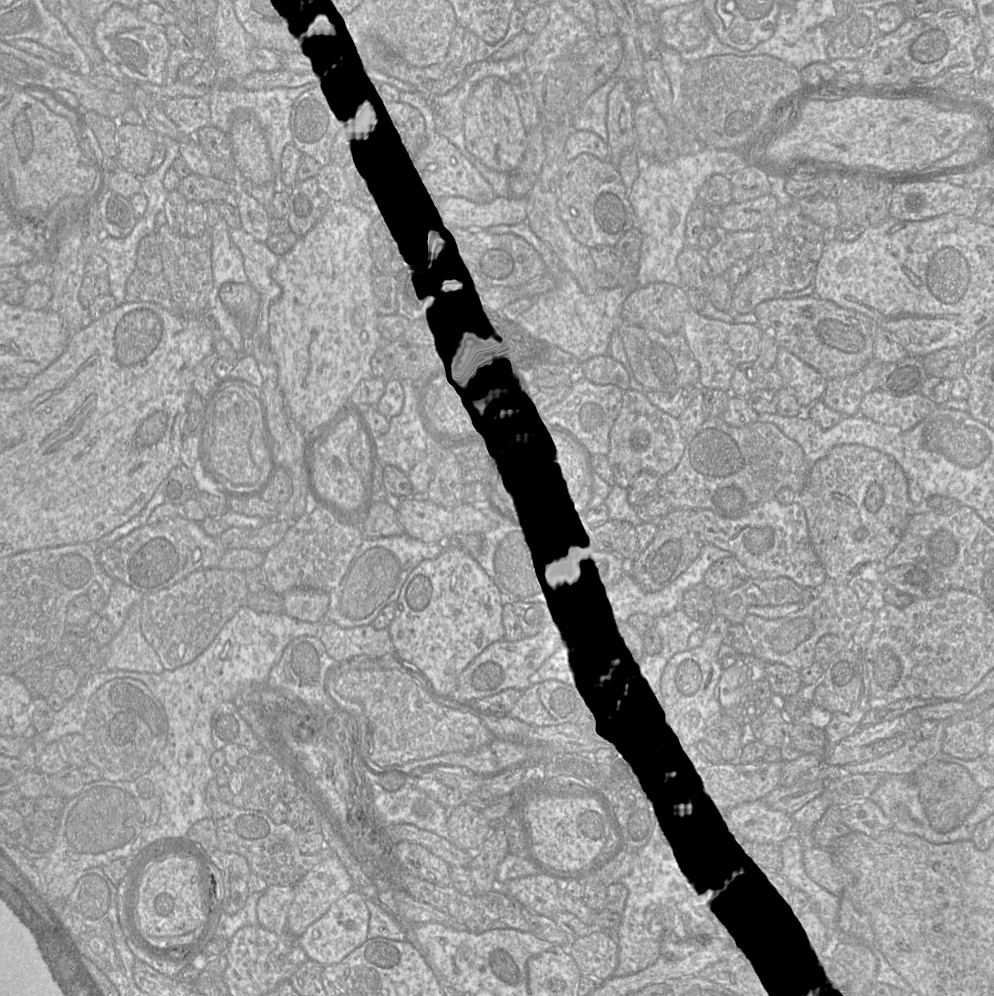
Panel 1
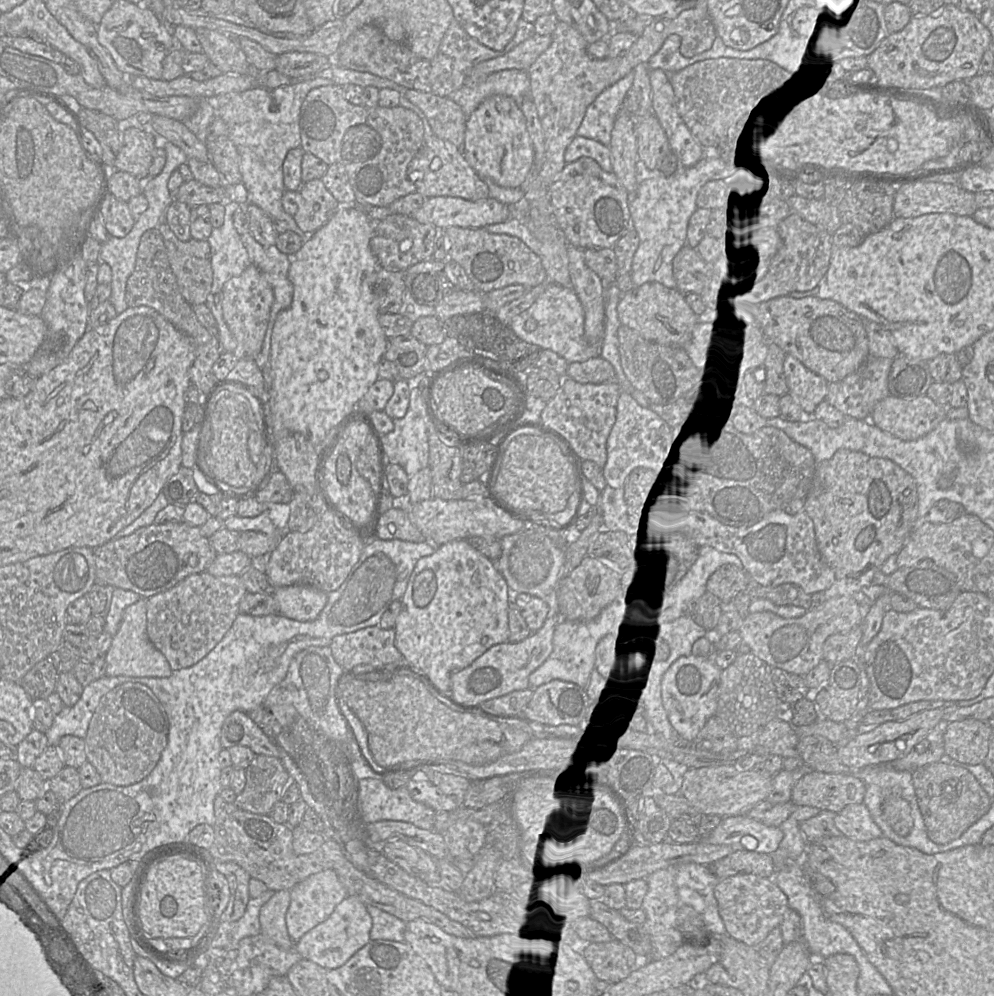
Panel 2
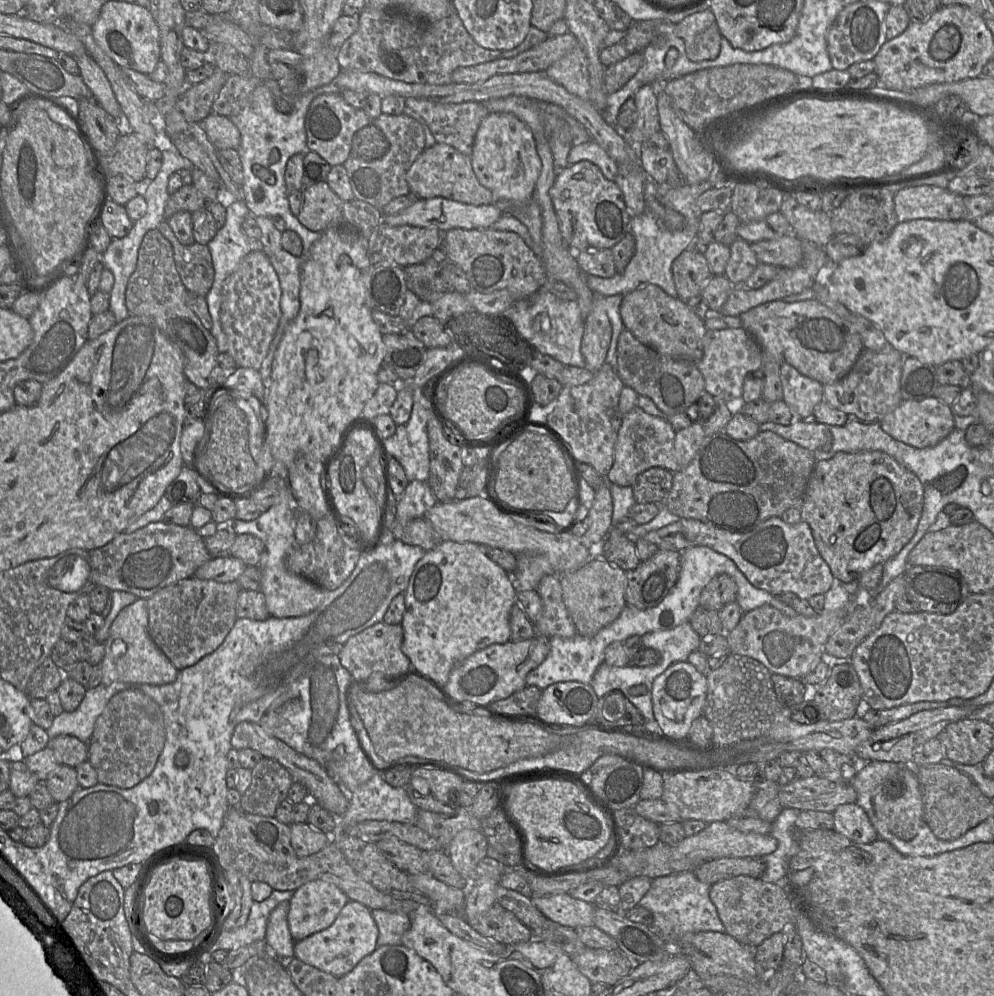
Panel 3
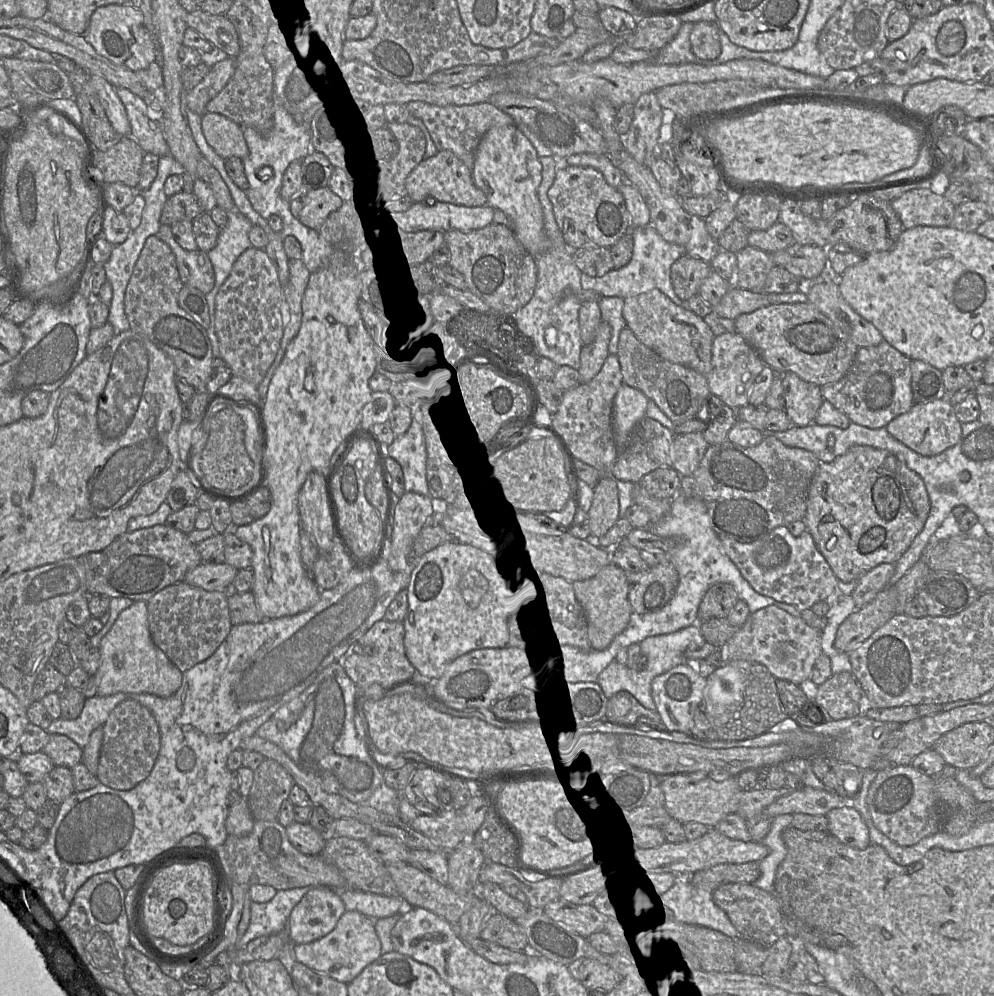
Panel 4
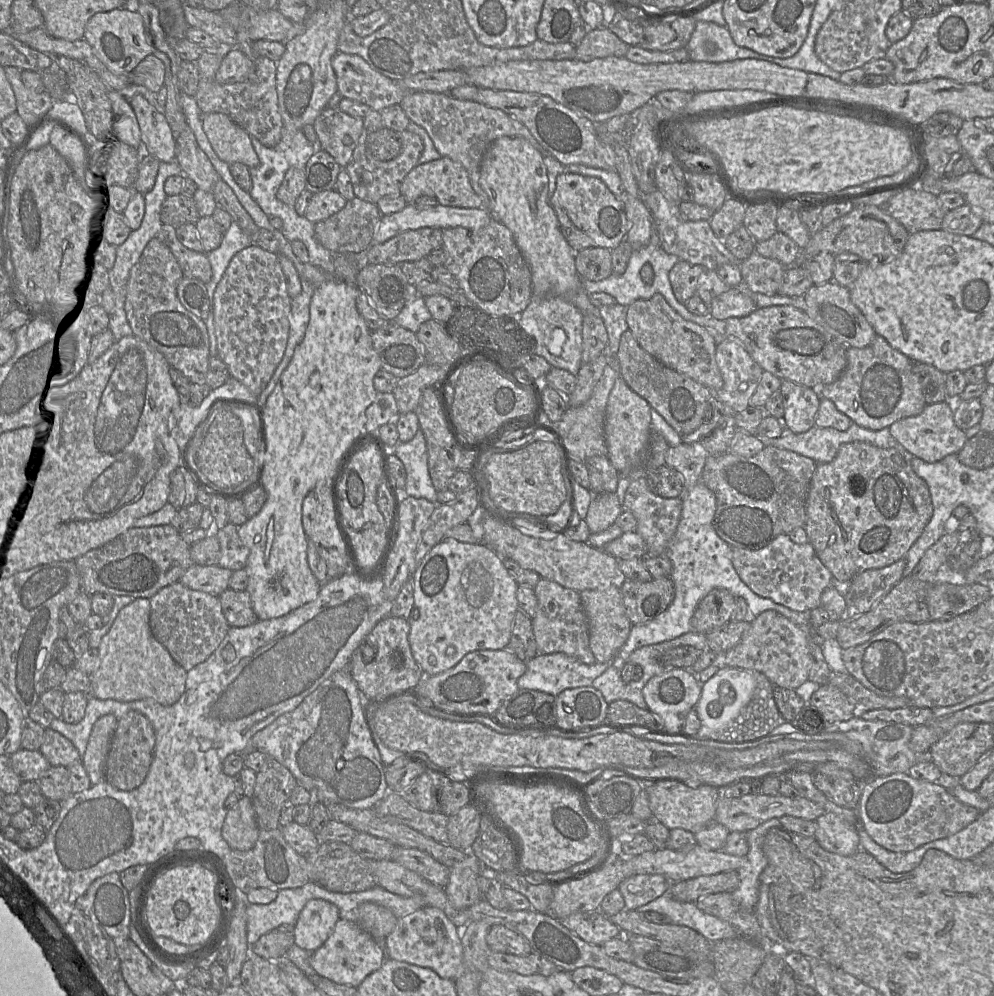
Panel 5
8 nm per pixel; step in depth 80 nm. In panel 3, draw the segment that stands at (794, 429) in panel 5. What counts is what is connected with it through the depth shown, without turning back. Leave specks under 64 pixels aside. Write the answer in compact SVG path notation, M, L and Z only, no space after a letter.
M787 363L780 366L780 379L783 400L797 419L812 419L815 406L824 400L824 385L802 375Z

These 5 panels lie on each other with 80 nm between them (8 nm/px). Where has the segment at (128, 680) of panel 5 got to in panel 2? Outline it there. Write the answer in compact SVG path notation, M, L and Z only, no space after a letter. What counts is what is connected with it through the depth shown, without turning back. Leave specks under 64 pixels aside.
M140 598L128 606L122 616L117 633L113 636L106 658L106 676L154 677L167 678L172 669L165 656L156 649L147 634L147 599Z

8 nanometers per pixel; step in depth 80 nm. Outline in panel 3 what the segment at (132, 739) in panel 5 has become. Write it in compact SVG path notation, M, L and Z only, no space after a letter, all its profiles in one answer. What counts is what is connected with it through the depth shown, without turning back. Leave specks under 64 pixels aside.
M128 688L112 696L97 718L88 742L88 762L95 769L99 783L130 789L152 773L164 743L164 716L160 706L138 688Z

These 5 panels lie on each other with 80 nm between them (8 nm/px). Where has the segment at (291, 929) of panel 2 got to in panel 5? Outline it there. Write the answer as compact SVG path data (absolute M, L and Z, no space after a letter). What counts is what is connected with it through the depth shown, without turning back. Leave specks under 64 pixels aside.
M309 900L294 924L295 945L312 953L328 939L339 919L339 910L333 903Z

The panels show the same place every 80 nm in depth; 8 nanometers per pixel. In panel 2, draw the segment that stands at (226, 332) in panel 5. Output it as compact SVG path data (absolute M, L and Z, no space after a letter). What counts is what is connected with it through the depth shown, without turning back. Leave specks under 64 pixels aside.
M250 264L241 275L229 279L223 285L223 318L237 342L237 347L231 352L237 360L255 360L260 353L273 302L272 287L264 274L253 264Z

